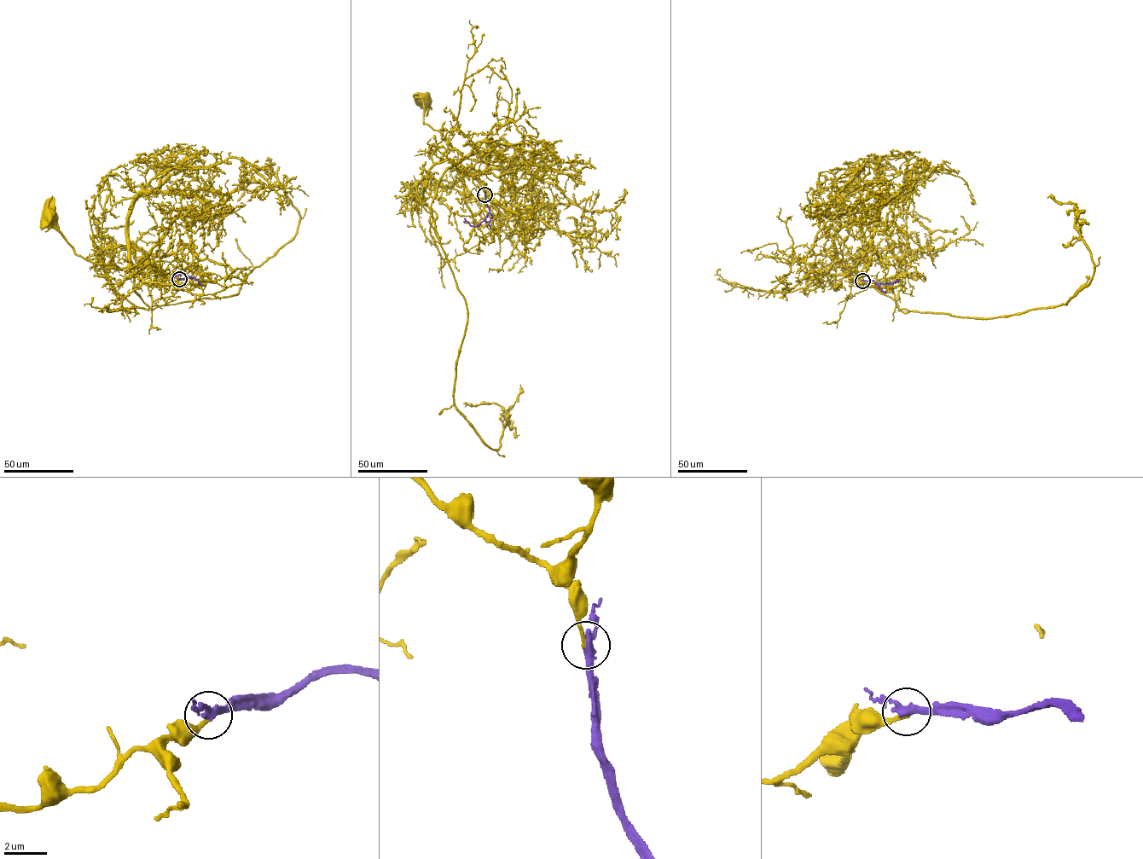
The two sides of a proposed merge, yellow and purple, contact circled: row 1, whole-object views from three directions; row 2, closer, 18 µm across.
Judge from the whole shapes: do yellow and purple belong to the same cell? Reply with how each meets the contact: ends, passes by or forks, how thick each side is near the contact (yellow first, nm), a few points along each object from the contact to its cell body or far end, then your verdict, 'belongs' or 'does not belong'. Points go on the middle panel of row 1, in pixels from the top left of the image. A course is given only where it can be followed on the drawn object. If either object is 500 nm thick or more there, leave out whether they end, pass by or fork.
yellow ends there; purple passes by; 170 nm thick on the yellow side, 320 nm on the other; yellow runs (484, 194), (463, 167), (449, 158), (446, 139), (438, 130), (423, 124), (426, 97); purple runs (484, 194), (490, 211), (484, 219), (476, 226), (471, 225), (464, 218); does not belong

